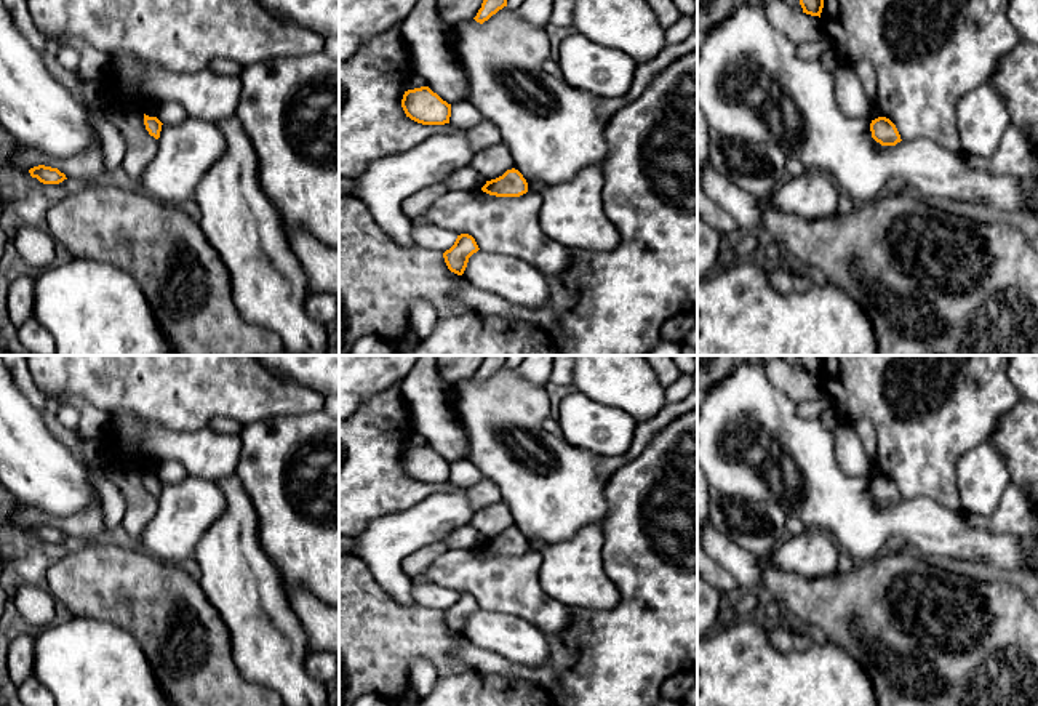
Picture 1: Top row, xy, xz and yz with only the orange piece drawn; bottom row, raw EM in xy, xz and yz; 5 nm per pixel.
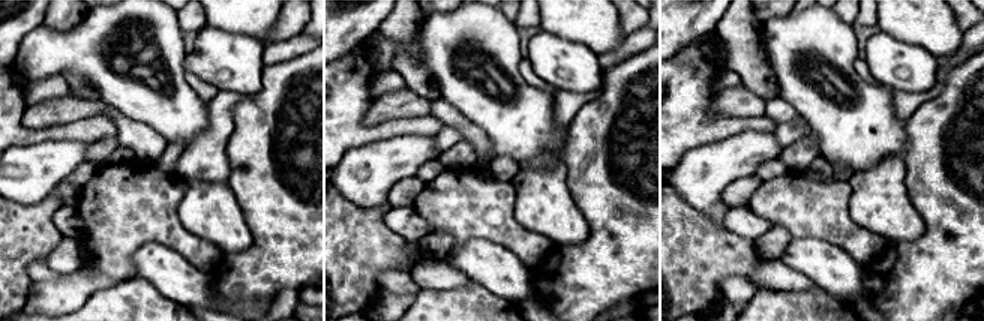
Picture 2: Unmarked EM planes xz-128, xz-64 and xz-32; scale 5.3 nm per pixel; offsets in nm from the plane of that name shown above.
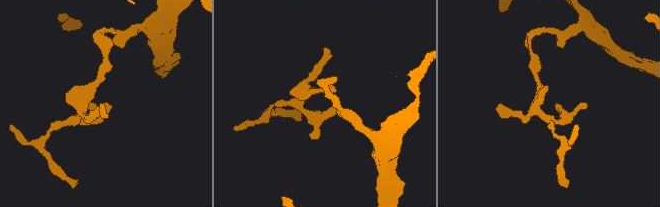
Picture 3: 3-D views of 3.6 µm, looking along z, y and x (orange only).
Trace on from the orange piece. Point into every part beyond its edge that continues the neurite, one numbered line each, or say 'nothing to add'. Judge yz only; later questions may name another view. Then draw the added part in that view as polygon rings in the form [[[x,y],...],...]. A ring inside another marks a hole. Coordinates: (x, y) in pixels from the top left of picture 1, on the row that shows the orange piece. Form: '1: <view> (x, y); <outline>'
nothing to add

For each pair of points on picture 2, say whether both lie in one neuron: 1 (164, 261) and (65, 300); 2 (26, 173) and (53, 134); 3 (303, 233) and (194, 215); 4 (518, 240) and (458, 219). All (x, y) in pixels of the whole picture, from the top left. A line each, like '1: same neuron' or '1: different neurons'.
1: different neurons
2: different neurons
3: different neurons
4: same neuron

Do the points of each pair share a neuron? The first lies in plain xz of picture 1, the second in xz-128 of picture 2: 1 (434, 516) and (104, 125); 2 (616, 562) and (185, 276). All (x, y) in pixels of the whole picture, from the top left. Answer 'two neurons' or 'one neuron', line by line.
1: two neurons
2: two neurons

